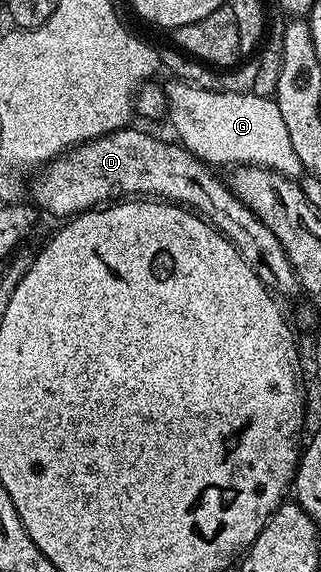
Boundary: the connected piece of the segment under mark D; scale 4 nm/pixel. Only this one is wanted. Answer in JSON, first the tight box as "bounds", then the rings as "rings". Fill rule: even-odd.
{"bounds":[30,128,300,297],"rings":[[[132,128],[116,129],[113,133],[107,133],[105,137],[95,137],[83,145],[69,148],[53,161],[49,161],[33,176],[37,177],[33,179],[32,185],[30,181],[30,197],[31,193],[33,197],[31,200],[41,210],[49,209],[54,216],[60,217],[59,219],[71,219],[89,209],[95,209],[105,203],[115,203],[121,199],[159,199],[174,205],[183,205],[193,213],[200,214],[208,224],[224,234],[244,256],[246,263],[250,263],[252,270],[264,280],[265,285],[271,287],[277,294],[285,293],[288,297],[298,293],[300,280],[296,278],[296,272],[286,251],[282,251],[282,243],[278,243],[274,231],[270,231],[270,227],[266,227],[266,223],[262,223],[262,219],[258,219],[258,215],[254,215],[254,211],[250,211],[250,207],[246,207],[246,203],[242,203],[238,195],[234,195],[227,180],[216,174],[219,172],[213,171],[208,162],[196,157],[175,140],[163,141],[160,137],[151,137],[140,129]]]}

